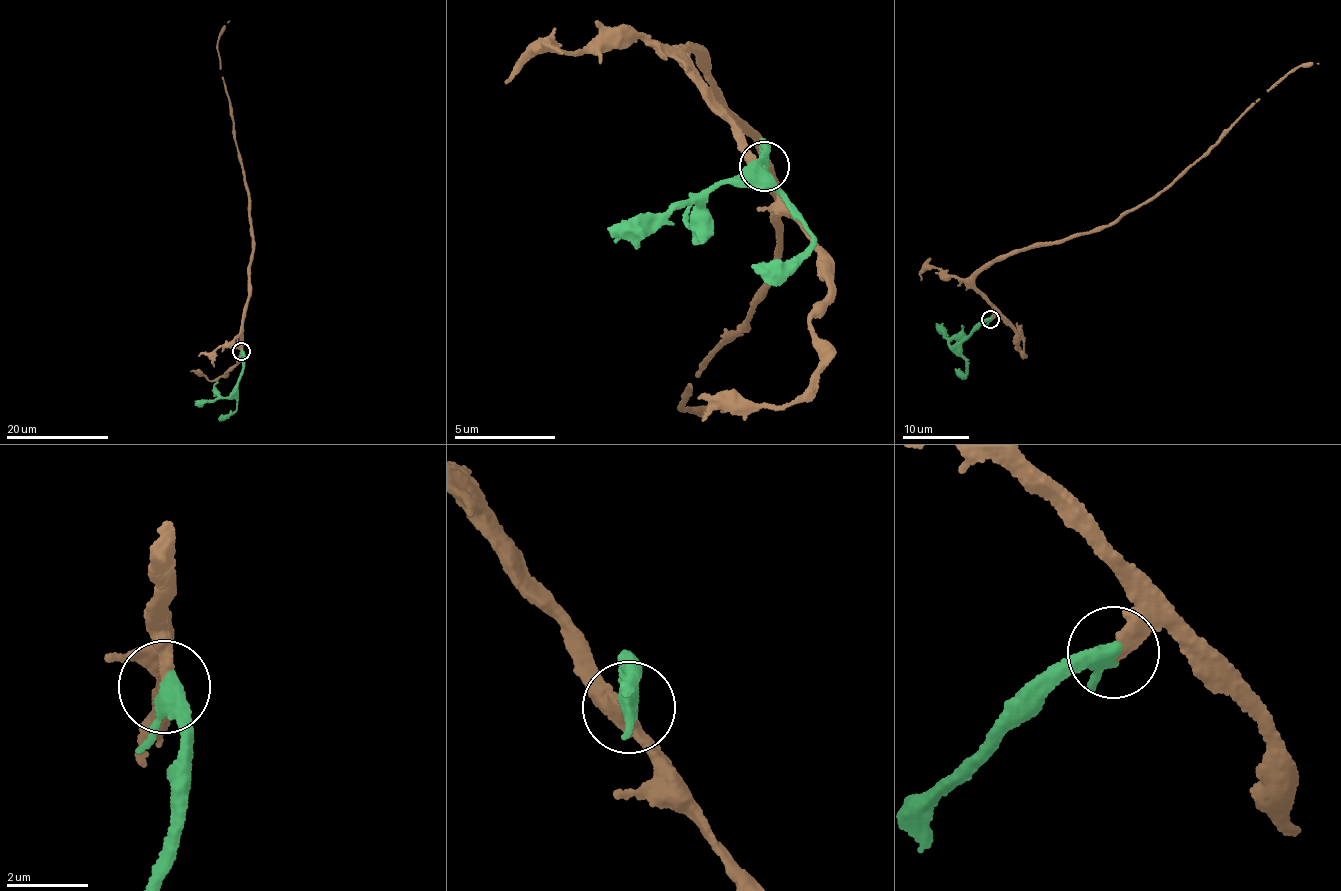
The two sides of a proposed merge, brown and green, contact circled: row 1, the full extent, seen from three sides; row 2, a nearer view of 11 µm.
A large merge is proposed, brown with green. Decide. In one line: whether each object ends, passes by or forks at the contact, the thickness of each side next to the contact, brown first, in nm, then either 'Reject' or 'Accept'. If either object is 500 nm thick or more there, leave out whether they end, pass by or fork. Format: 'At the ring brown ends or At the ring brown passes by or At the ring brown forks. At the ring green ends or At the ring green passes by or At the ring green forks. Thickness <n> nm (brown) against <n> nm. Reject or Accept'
At the ring brown ends. At the ring green passes by. Thickness 360 nm (brown) against 360 nm. Accept

